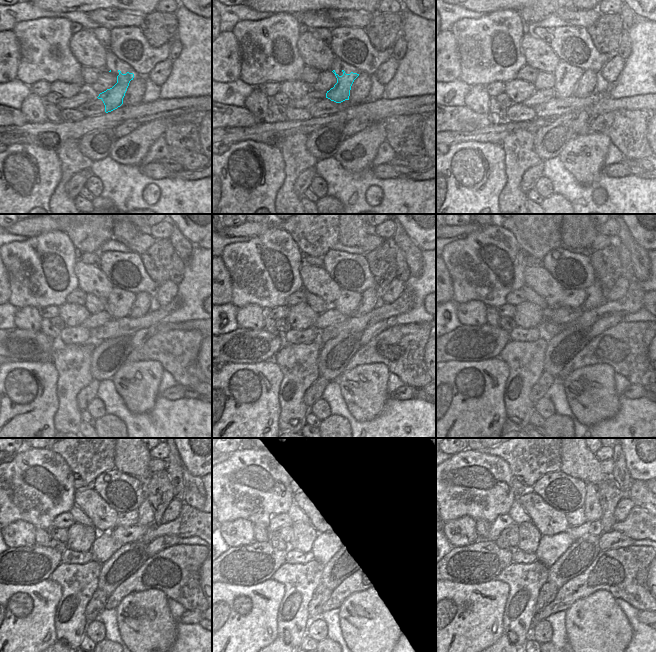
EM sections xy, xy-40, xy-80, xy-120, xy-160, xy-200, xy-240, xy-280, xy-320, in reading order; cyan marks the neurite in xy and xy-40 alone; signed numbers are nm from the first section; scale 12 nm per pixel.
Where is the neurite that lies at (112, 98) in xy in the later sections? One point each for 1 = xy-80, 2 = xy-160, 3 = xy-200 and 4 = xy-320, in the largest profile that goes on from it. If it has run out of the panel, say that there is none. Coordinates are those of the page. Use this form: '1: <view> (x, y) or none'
1: xy-80 (564, 86)
2: xy-160 (347, 306)
3: xy-200 (575, 302)
4: xy-320 (571, 516)

